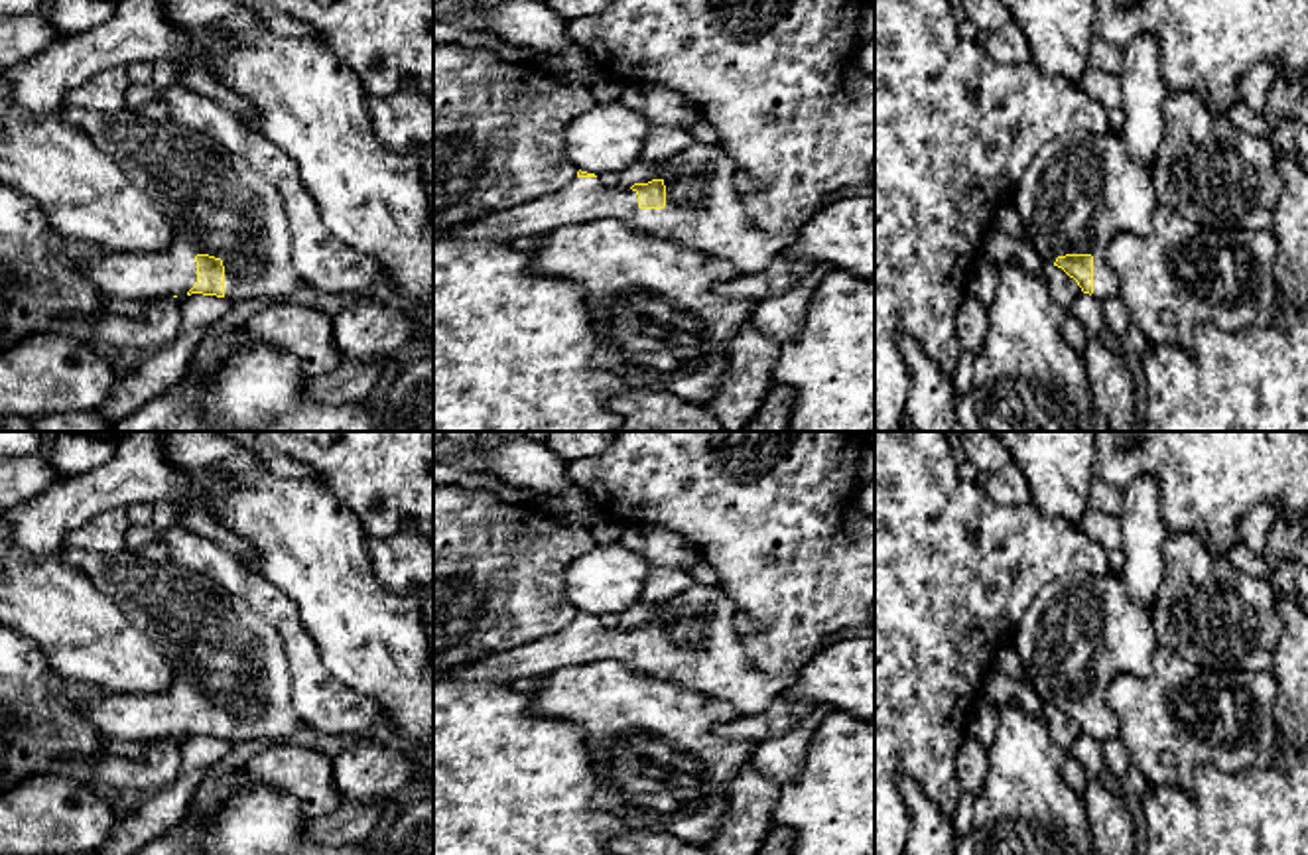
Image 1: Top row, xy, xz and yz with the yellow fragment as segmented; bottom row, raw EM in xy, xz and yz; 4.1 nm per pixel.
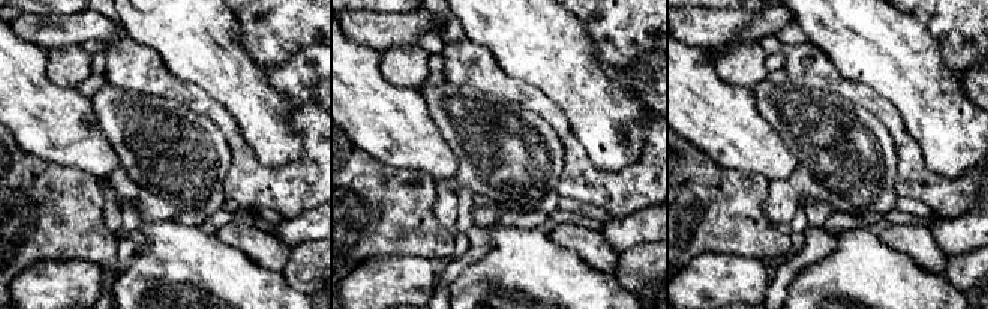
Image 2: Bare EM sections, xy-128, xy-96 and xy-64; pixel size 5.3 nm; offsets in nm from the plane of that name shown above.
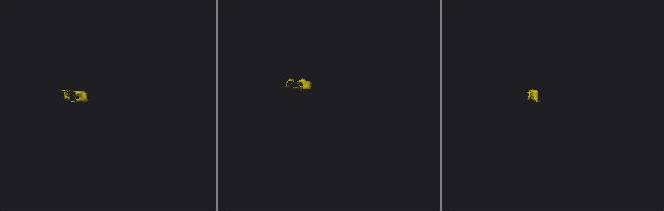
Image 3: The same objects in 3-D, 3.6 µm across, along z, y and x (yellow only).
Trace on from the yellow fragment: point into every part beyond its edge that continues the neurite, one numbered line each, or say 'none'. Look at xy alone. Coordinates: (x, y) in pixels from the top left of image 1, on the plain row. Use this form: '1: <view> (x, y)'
1: xy (219, 647)

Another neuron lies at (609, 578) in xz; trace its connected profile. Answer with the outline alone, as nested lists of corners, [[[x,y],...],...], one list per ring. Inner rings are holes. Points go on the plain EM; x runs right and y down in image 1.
[[[622,542],[597,544],[565,571],[565,593],[571,605],[587,615],[619,613],[640,603],[650,561]]]

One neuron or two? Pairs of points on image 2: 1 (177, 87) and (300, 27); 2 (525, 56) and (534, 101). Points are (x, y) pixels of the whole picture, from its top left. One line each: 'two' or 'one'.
1: two
2: two

